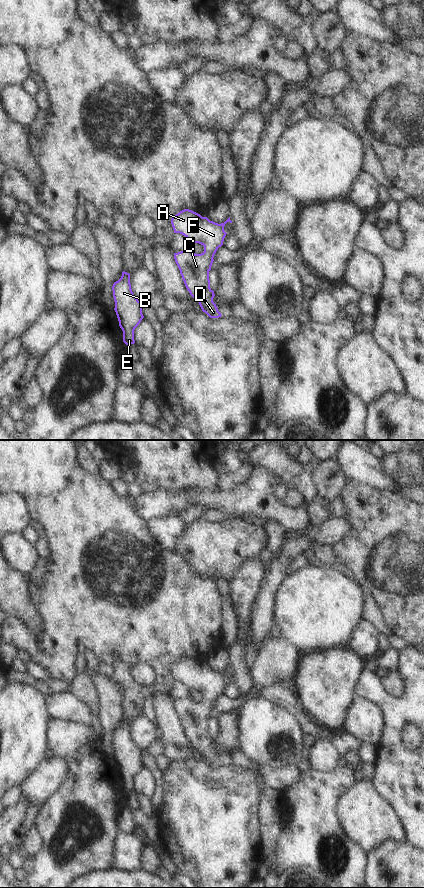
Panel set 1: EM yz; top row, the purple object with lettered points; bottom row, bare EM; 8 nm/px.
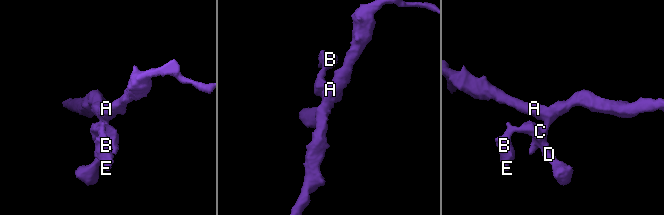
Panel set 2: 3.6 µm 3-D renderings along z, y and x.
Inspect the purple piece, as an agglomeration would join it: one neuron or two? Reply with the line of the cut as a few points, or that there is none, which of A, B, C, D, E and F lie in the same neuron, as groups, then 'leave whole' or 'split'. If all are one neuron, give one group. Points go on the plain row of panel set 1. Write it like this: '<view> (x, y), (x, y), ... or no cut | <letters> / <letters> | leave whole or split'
no cut | A B C D E F | leave whole

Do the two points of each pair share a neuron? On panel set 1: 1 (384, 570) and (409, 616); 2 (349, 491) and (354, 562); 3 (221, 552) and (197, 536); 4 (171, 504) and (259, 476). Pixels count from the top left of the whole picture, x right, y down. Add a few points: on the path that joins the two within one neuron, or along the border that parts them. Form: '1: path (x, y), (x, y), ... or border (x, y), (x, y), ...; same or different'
1: path (395, 581), (405, 591), (405, 605); same
2: path (358, 509), (358, 544); same
3: path (215, 549), (208, 547), (203, 542); same
4: path (193, 497), (205, 497), (207, 499), (239, 498); same

